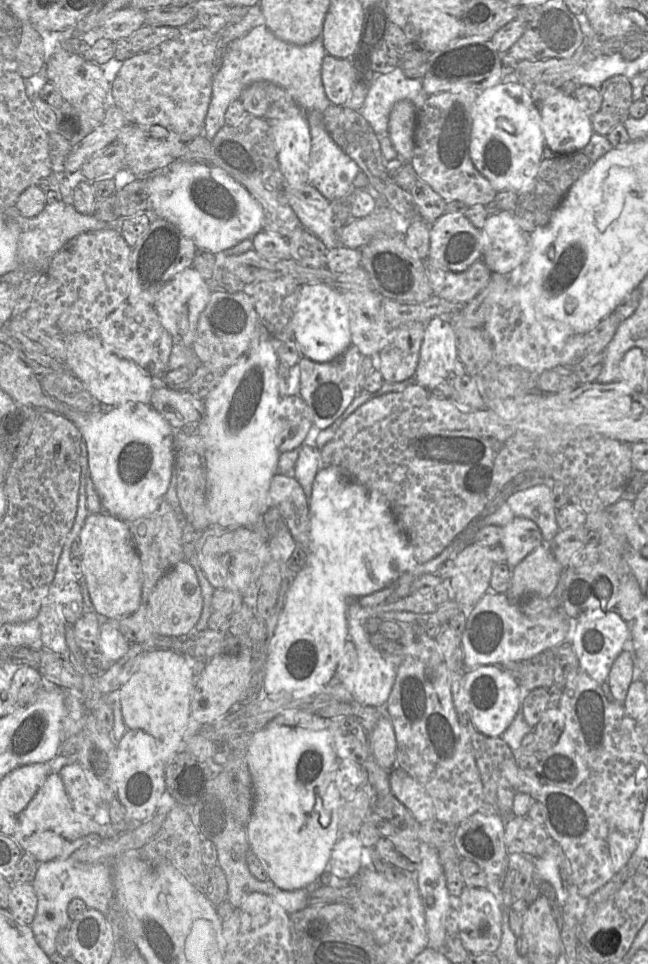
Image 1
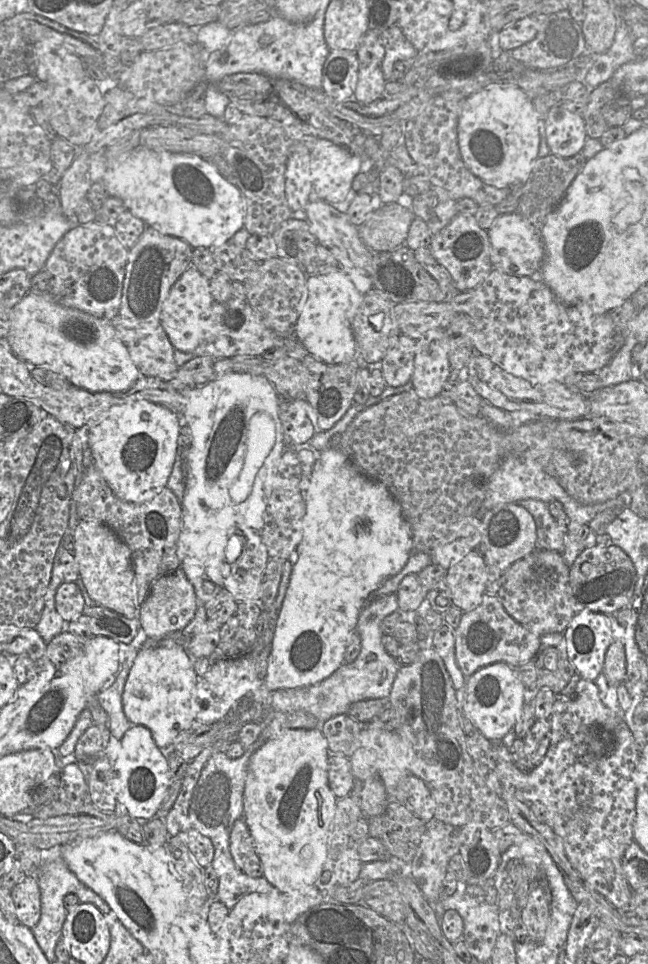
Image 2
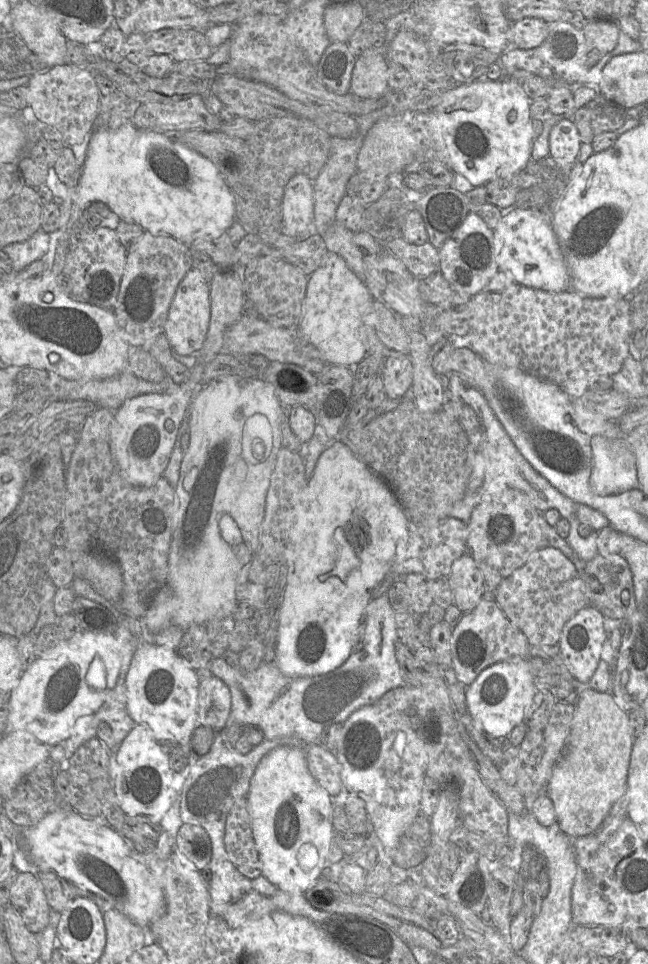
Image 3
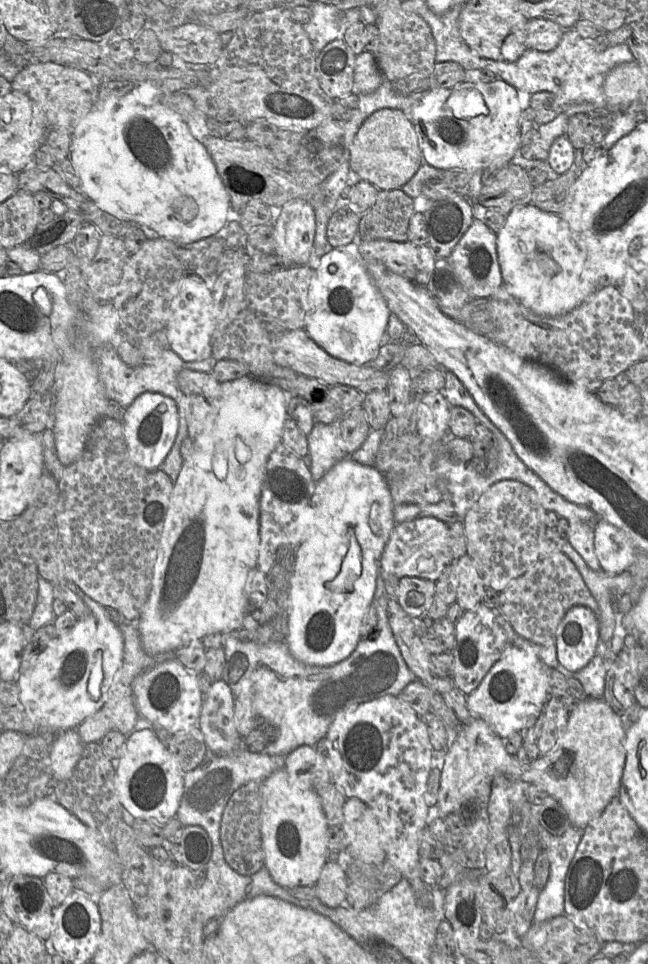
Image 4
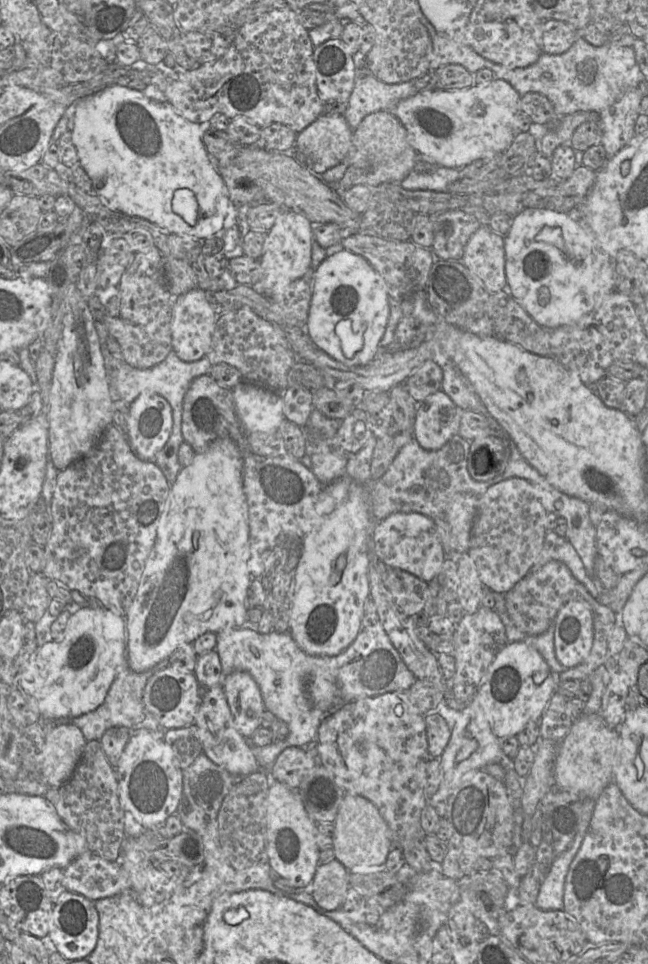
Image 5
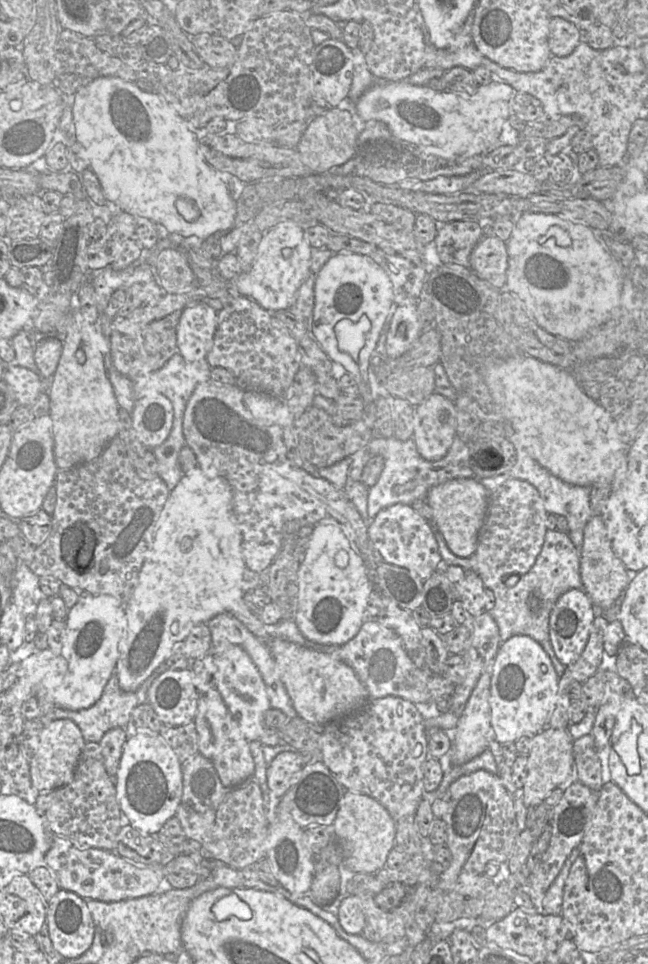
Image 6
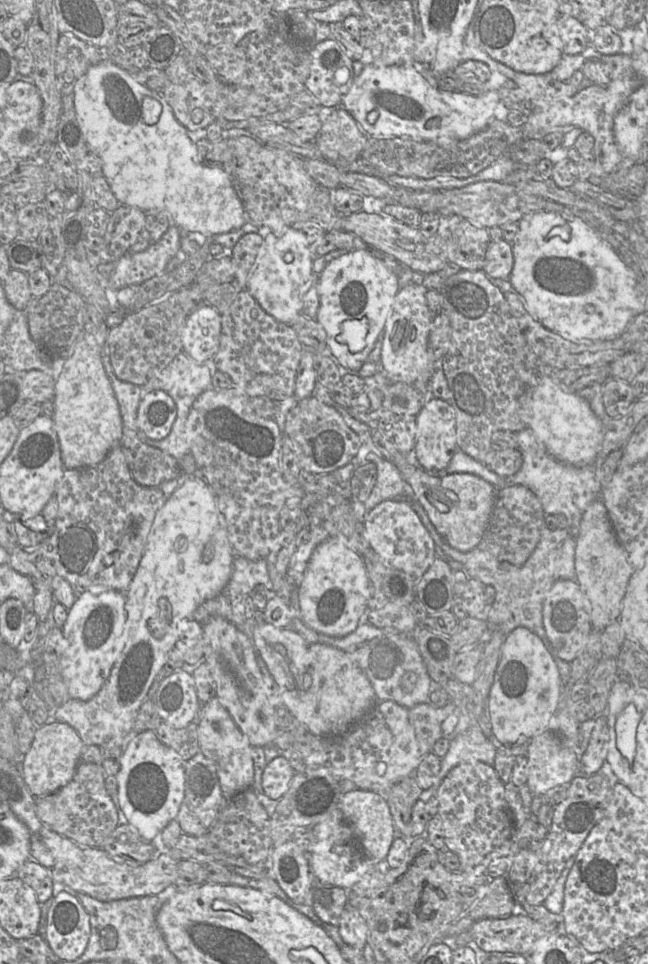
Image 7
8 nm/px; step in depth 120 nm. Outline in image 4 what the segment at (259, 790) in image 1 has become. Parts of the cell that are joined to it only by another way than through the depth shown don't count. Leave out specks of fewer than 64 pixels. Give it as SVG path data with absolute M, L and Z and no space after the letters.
M279 769L261 782L261 836L264 866L279 886L314 886L327 862L327 829L320 799L314 788Z

